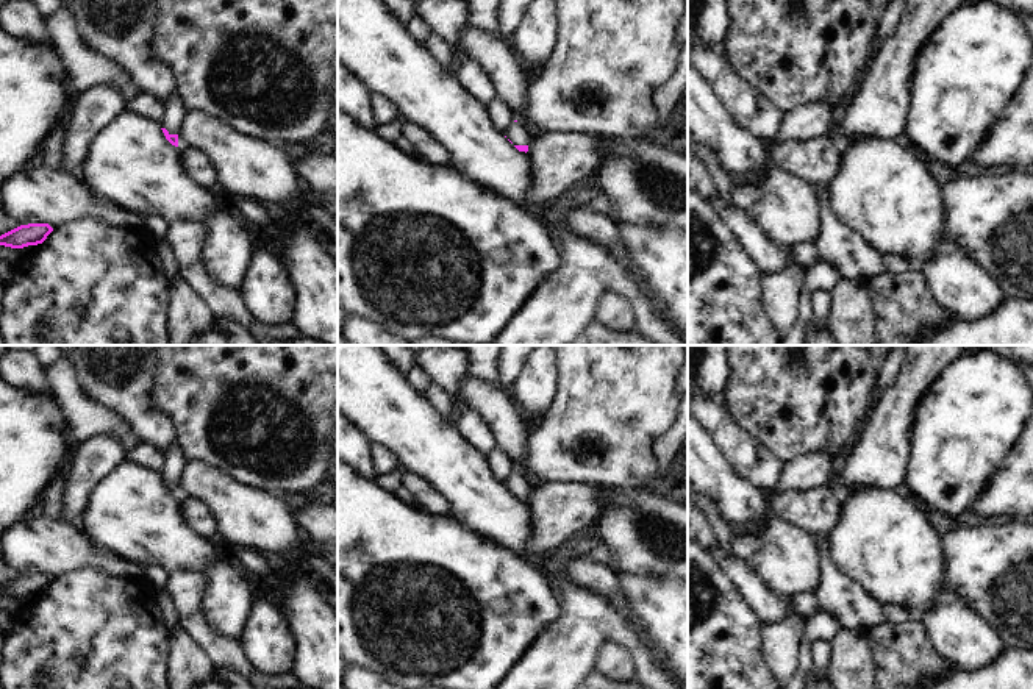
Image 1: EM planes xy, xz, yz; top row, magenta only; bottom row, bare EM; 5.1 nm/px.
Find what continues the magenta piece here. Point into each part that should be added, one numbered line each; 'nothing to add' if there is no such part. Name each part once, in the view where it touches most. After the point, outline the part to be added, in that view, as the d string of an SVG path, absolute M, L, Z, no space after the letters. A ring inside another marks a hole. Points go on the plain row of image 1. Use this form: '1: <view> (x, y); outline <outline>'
1: xz (516, 483); outline M513 472L505 480L506 489L513 492L513 495L530 495L533 484L519 472Z

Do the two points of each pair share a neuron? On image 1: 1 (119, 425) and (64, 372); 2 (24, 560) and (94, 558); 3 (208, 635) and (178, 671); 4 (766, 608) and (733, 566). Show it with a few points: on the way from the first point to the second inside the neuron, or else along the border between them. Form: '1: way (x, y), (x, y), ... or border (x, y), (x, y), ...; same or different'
1: way (102, 419), (96, 419), (66, 389); same
2: way (41, 556), (77, 556); same
3: border (182, 630), (214, 666); different
4: way (758, 597), (744, 577); same

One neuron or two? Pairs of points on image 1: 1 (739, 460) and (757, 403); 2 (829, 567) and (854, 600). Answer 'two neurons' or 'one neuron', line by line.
1: two neurons
2: one neuron

